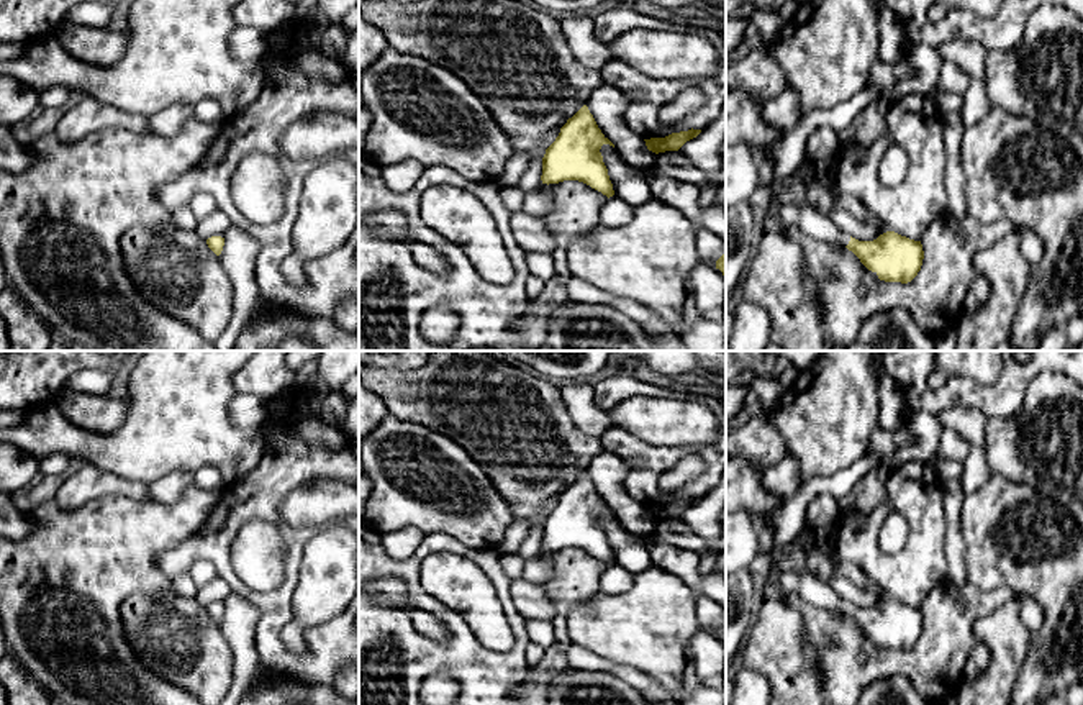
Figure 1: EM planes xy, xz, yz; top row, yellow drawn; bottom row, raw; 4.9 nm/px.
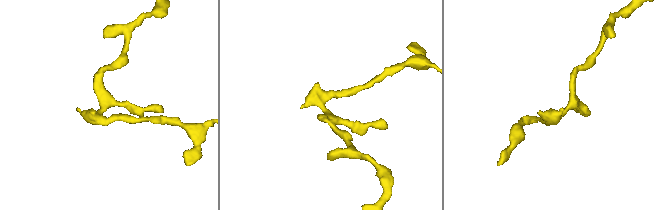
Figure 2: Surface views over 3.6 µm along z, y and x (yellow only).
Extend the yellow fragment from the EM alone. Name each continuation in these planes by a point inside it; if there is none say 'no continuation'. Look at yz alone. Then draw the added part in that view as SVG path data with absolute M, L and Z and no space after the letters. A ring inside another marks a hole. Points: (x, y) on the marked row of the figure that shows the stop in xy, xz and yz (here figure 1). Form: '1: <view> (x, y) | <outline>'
1: yz (780, 215) | M772 200L764 221L764 233L785 233L790 226L798 226L801 233L829 244L845 248L850 241L850 234L816 208Z

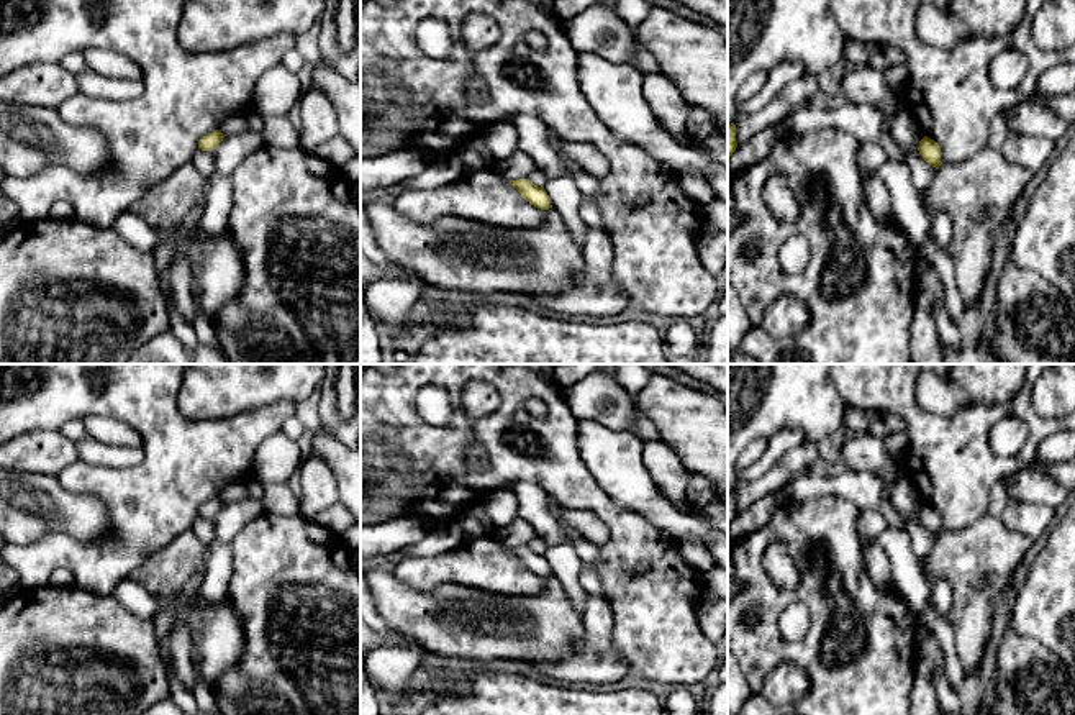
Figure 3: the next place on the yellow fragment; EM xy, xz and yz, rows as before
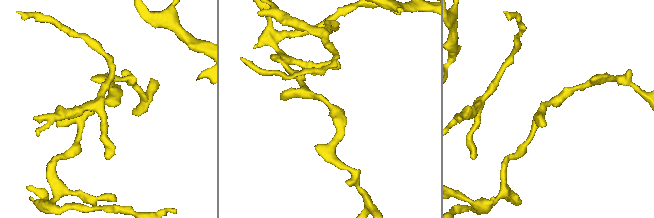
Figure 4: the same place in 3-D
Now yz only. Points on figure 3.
no continuation

